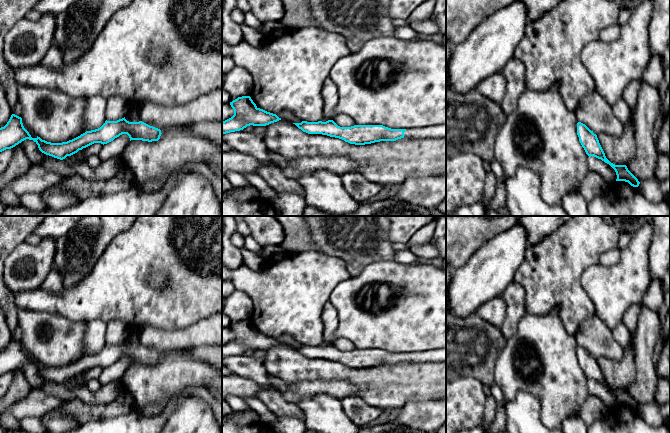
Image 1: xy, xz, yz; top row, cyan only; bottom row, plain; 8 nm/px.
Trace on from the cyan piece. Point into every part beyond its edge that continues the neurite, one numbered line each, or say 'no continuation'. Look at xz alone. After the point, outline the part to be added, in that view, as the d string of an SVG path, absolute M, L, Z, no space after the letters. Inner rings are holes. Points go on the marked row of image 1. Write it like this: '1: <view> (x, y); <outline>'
1: xz (438, 131); M446 124L406 129L404 138L428 139L446 137Z

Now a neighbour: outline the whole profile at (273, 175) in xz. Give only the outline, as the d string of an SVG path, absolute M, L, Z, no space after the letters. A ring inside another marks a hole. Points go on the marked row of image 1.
M262 166L257 169L256 174L262 177L278 194L305 194L304 188L297 182L297 180L287 178L278 166Z

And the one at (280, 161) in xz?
M269 150L269 154L272 159L275 161L276 165L280 168L284 168L287 165L287 159L284 158L281 154Z

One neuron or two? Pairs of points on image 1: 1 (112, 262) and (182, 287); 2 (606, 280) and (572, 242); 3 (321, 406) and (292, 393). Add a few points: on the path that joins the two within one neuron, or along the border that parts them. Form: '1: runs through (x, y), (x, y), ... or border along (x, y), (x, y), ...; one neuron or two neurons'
1: runs through (130, 262), (161, 262), (168, 269); one neuron
2: border along (599, 262), (589, 265), (583, 271), (582, 286); two neurons
3: border along (328, 394), (311, 395), (300, 399), (296, 403); two neurons

